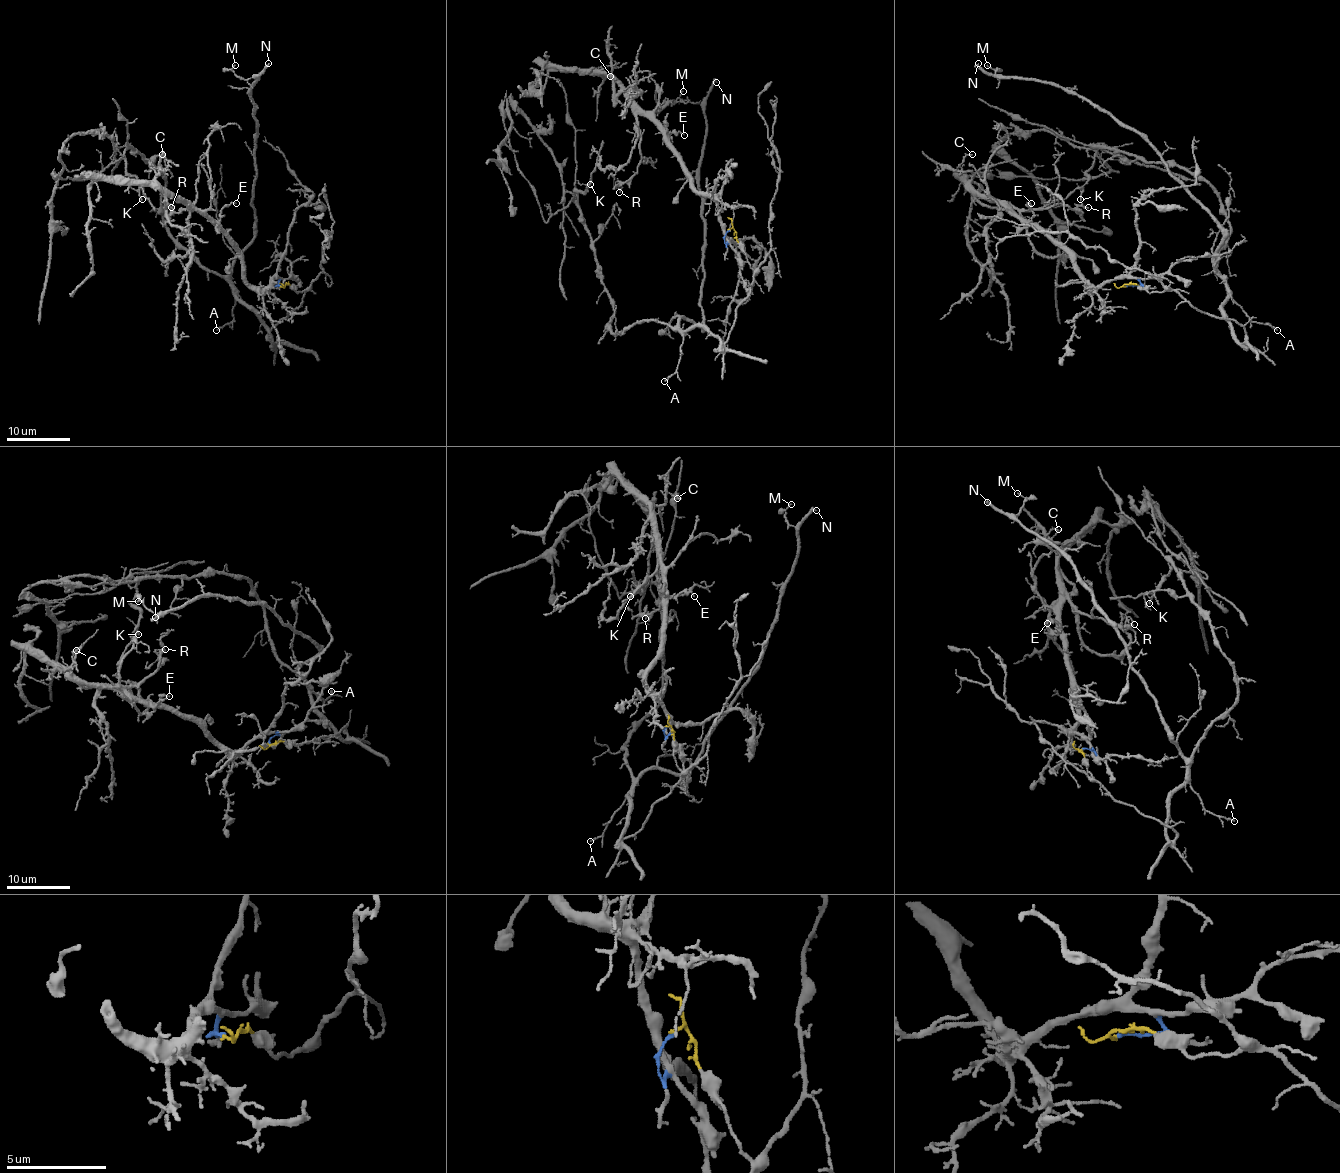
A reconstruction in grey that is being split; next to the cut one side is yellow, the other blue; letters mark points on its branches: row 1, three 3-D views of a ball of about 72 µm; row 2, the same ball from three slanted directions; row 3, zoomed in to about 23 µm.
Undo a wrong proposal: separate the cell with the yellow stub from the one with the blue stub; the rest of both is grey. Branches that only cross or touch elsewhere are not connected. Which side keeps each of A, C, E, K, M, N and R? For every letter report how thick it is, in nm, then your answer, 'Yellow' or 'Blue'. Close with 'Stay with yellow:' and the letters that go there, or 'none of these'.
A: Thickness 110 nm. Yellow
C: Thickness 130 nm. Blue
E: Thickness 100 nm. Blue
K: Thickness 180 nm. Yellow
M: Thickness 100 nm. Yellow
N: Thickness 280 nm. Yellow
R: Thickness 140 nm. Blue
Stay with yellow: A, K, M, N

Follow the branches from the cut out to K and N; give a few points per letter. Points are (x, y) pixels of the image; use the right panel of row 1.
K: (1125, 286), (1178, 291), (1246, 338), (1222, 311), (1217, 251), (1230, 225), (1205, 181), (1106, 149), (1080, 200)
N: (1125, 286), (1178, 291), (1236, 321), (1246, 340), (1222, 311), (1222, 227), (1160, 155), (1072, 93), (978, 63)

